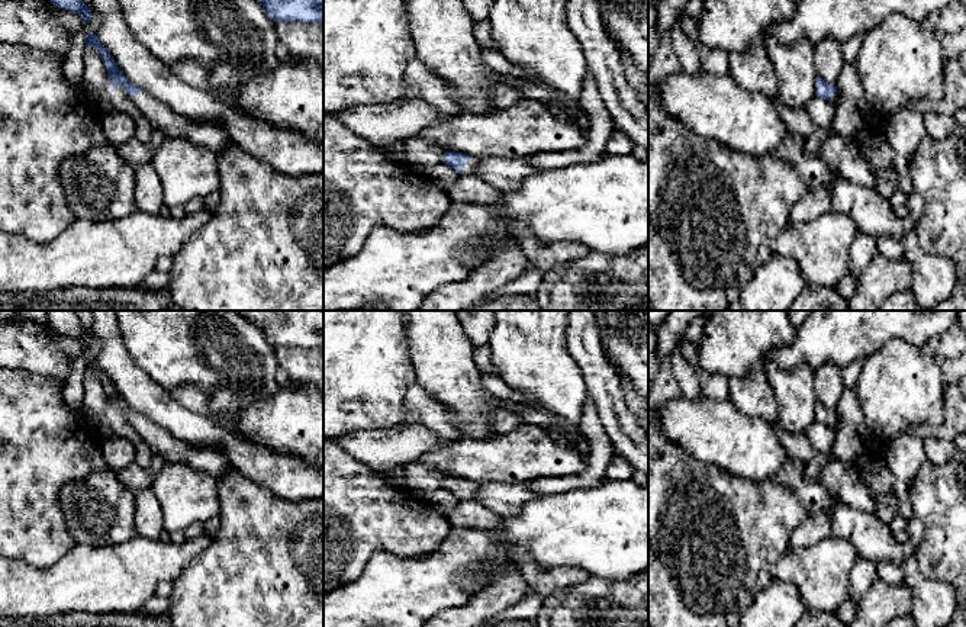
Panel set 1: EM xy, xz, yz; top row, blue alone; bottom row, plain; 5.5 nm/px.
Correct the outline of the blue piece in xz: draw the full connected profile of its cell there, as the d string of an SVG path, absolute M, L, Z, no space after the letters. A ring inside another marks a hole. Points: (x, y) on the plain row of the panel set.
M447 476L442 488L454 493L458 499L471 501L476 499L479 483L463 478Z

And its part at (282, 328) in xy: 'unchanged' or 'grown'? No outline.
unchanged

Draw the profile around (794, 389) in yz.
M766 358L763 366L775 392L776 425L788 434L805 434L815 422L815 370L808 364L786 370L772 358Z

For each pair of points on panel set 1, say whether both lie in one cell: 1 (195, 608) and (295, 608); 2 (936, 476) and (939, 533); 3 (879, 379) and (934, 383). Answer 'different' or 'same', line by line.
1: same
2: same
3: same

